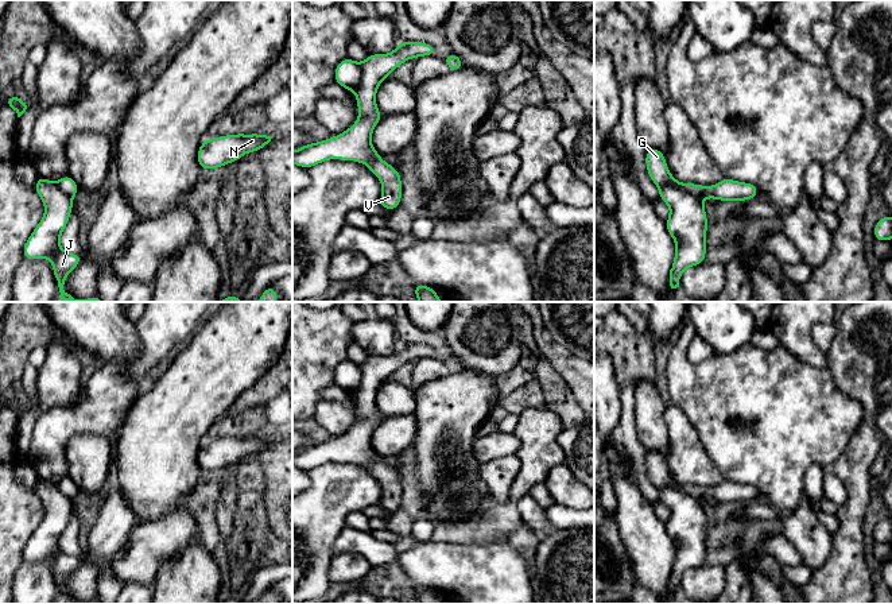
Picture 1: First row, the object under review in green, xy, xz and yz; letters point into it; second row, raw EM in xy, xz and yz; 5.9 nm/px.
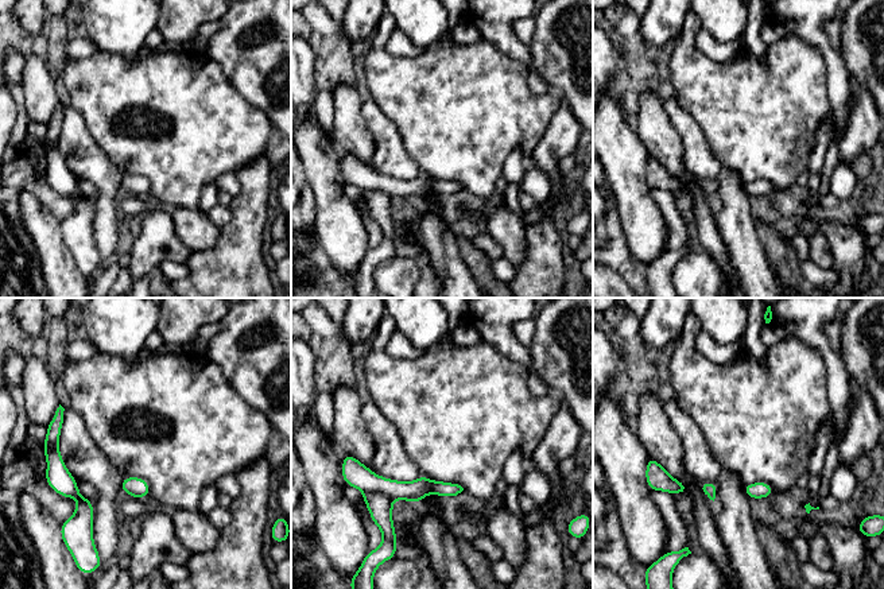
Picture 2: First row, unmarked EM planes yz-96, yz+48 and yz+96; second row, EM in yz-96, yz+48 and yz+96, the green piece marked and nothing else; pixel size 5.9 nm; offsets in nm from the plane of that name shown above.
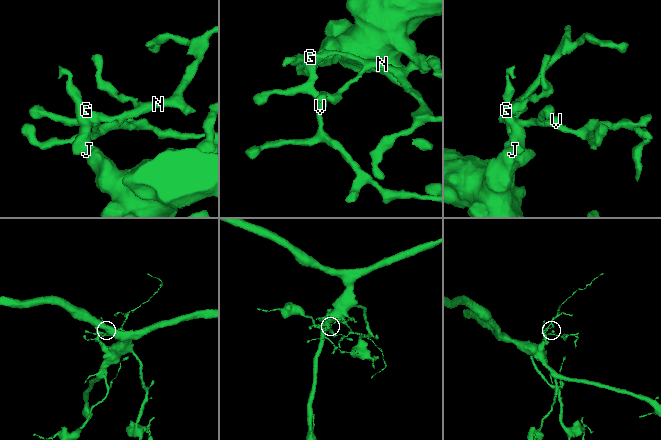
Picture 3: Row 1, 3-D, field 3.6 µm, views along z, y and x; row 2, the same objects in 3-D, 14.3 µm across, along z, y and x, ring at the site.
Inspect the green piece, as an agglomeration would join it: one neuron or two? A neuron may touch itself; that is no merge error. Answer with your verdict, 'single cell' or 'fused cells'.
fused cells

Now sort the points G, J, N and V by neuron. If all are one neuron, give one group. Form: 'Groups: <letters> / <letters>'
Groups: G N V / J

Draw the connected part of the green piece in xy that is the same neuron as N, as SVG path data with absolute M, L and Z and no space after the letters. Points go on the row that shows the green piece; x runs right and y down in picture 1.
M236 133L214 139L205 139L197 152L201 170L220 169L230 162L237 162L244 154L264 148L271 136L260 133Z

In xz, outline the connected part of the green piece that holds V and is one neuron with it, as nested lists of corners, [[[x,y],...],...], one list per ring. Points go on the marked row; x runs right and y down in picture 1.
[[[399,42],[391,54],[369,54],[360,63],[362,74],[356,90],[357,121],[337,136],[294,150],[292,163],[305,169],[327,159],[364,163],[381,182],[380,208],[395,210],[403,193],[400,173],[384,162],[371,143],[375,125],[383,117],[376,107],[376,92],[379,85],[403,62],[426,55],[437,55],[437,47],[423,42]]]

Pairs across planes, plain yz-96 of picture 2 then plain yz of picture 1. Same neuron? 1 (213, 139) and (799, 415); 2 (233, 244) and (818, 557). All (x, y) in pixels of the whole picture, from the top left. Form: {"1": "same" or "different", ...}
{"1": "same", "2": "different"}

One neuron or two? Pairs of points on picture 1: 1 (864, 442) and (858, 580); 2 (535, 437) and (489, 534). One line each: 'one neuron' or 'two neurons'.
1: one neuron
2: one neuron

